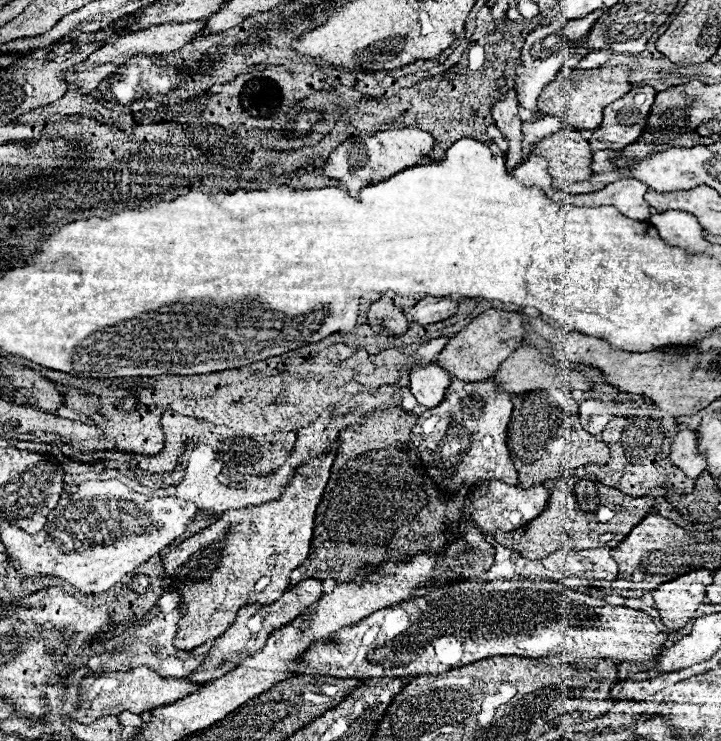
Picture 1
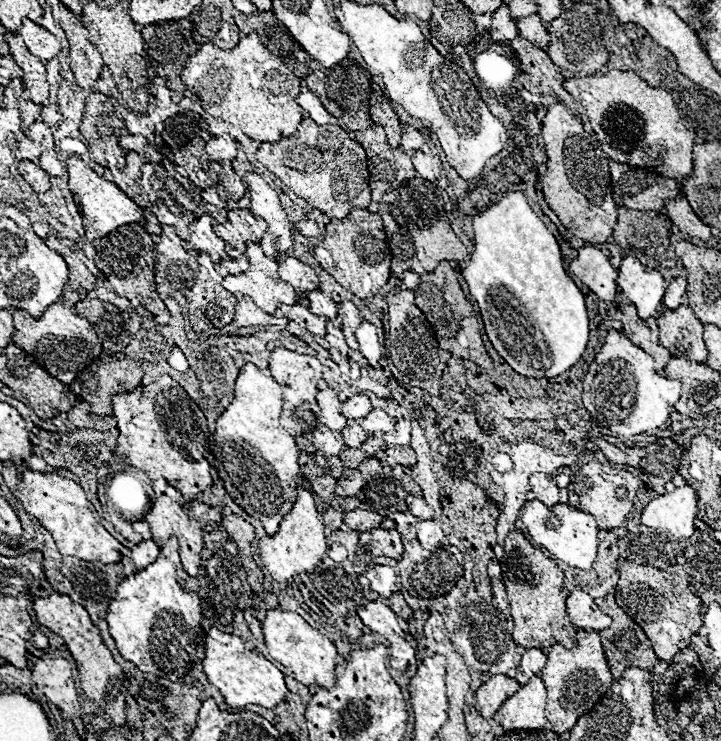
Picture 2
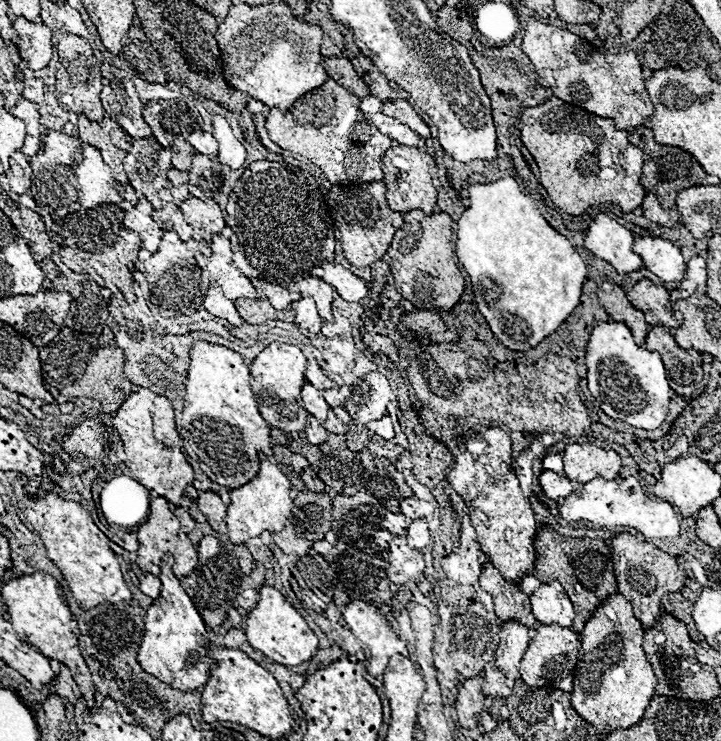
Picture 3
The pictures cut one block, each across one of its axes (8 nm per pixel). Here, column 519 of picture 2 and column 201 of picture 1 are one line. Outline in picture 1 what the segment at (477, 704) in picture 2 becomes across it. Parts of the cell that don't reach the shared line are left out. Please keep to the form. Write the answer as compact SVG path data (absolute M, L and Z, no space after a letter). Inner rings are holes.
M138 666L134 670L128 672L106 672L106 674L90 674L86 678L82 678L80 682L80 690L82 690L82 704L76 712L70 714L70 718L90 724L100 716L106 714L120 714L124 710L132 712L132 714L142 714L160 706L168 706L174 704L180 698L186 698L194 692L198 692L200 688L204 688L206 684L194 684L186 678L164 678L158 676L154 670L146 668L146 666Z

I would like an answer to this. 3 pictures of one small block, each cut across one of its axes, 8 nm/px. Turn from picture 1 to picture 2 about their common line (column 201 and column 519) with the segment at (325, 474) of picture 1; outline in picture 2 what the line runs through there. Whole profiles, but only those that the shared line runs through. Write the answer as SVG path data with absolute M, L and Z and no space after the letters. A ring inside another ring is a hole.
M510 532L504 542L504 562L502 562L502 582L510 600L510 614L514 618L512 640L522 648L540 648L546 650L554 644L562 644L572 650L578 646L576 632L566 612L566 594L564 594L564 572L558 564L536 550L522 532Z

